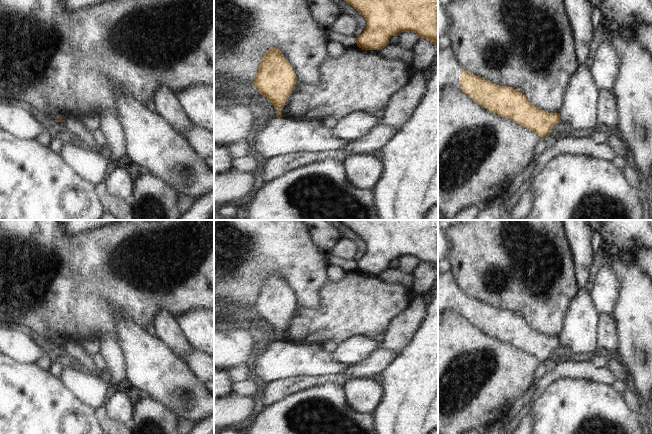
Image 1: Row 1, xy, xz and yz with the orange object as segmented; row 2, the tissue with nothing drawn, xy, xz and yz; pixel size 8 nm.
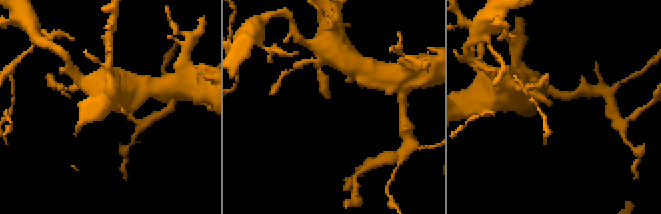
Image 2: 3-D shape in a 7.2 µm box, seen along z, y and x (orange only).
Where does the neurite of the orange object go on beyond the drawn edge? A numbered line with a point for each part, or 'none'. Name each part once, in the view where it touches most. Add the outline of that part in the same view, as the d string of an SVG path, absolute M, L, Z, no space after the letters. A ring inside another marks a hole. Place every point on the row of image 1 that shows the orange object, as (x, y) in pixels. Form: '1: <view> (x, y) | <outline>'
none

